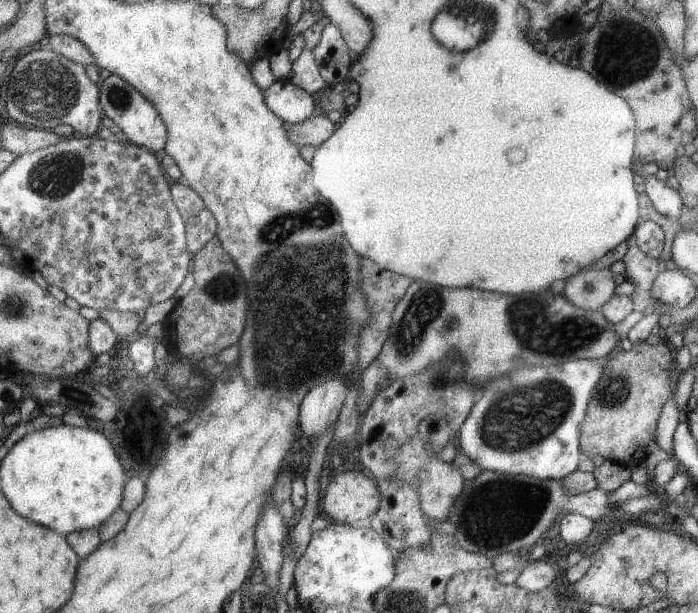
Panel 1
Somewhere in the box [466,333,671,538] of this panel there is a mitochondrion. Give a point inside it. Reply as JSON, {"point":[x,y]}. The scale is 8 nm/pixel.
{"point":[534,410]}

